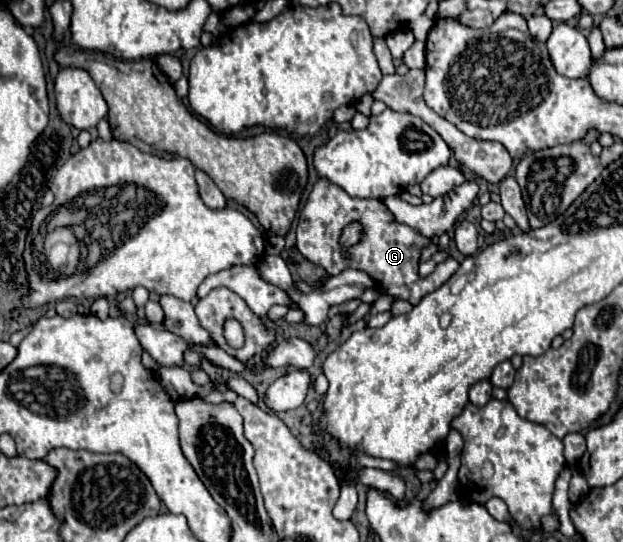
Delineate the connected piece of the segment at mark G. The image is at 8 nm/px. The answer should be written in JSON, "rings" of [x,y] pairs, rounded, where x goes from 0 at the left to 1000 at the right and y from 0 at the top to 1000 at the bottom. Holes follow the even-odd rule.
{"rings":[[[510,330],[488,386],[478,400],[478,463],[501,485],[523,496],[526,507],[543,507],[552,496],[578,496],[594,507],[594,515],[620,537],[620,544],[632,552],[648,552],[661,563],[713,526],[738,491],[732,478],[703,485],[697,504],[674,511],[671,506],[673,474],[677,461],[692,443],[674,434],[668,423],[645,415],[632,404],[632,397],[620,386],[620,378],[607,367],[568,367],[559,363],[555,352],[533,341],[523,330]],[[562,411],[578,411],[581,434],[578,445],[565,456],[552,456],[546,437],[552,419]]]}

